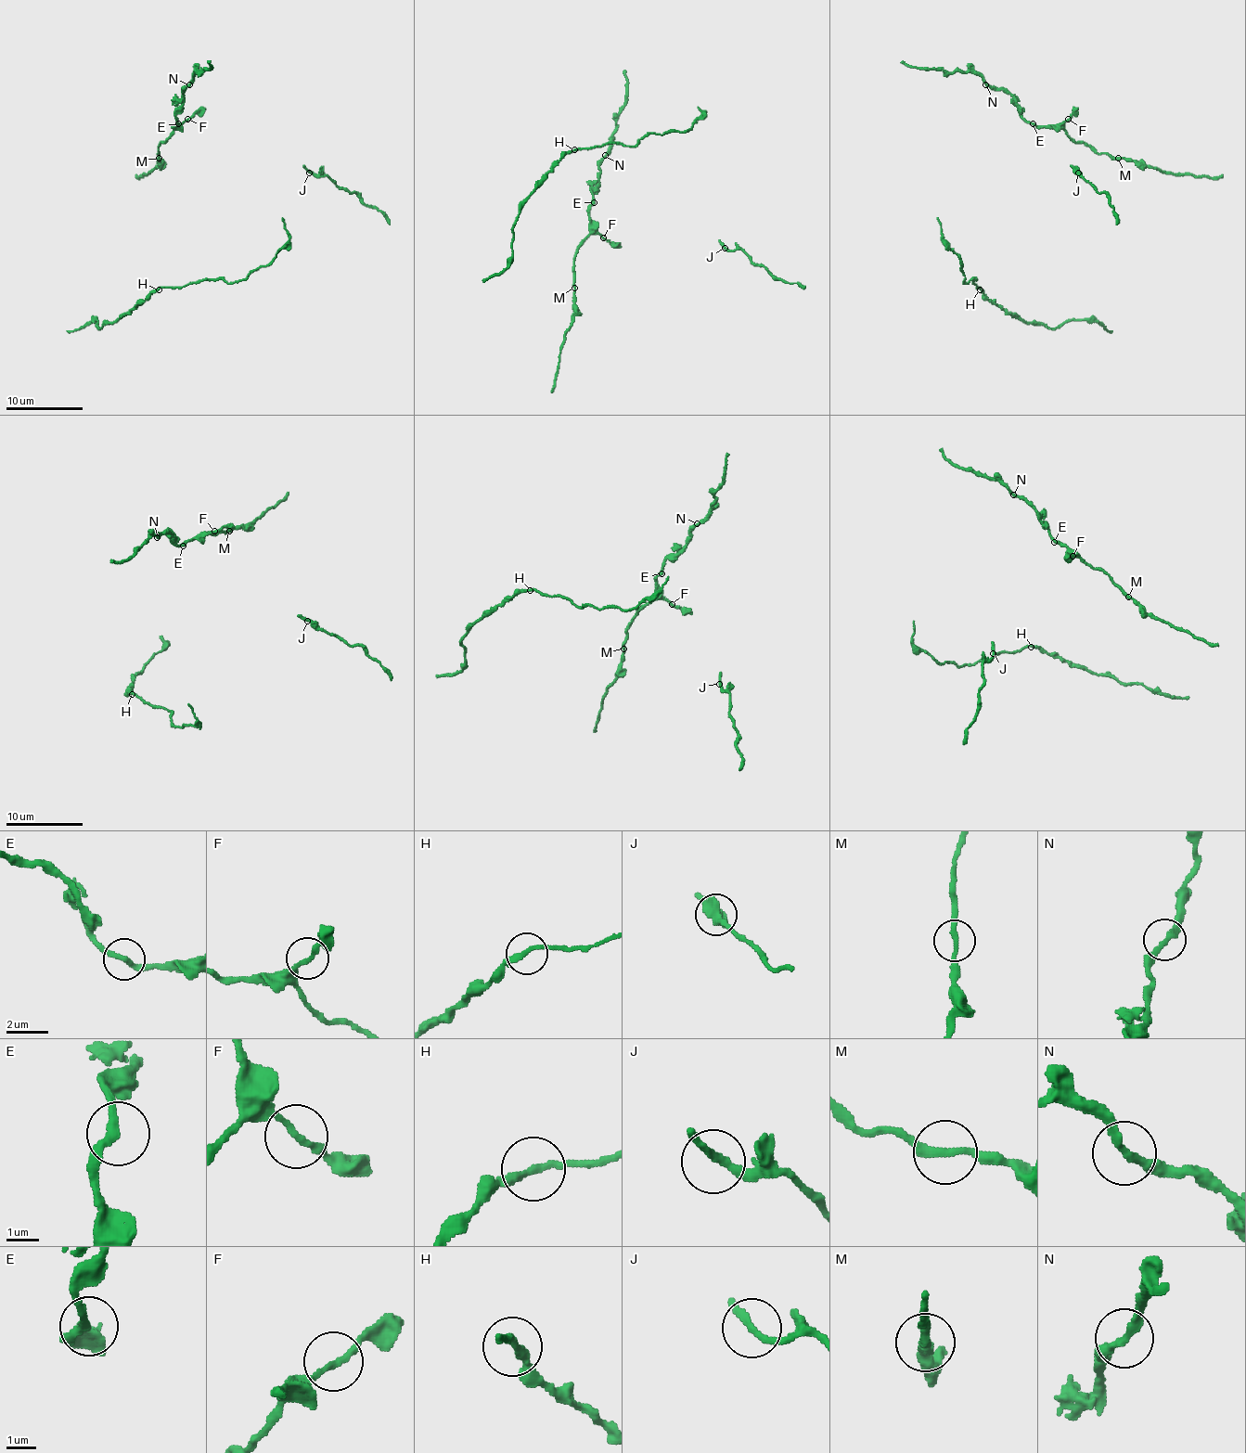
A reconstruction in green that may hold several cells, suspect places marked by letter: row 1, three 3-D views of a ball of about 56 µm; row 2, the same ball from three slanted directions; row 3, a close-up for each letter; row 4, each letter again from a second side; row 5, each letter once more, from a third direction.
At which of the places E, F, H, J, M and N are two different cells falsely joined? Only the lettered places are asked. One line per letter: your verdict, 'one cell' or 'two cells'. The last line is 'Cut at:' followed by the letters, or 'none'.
E: one cell
F: one cell
H: one cell
J: one cell
M: one cell
N: one cell
Cut at: none

